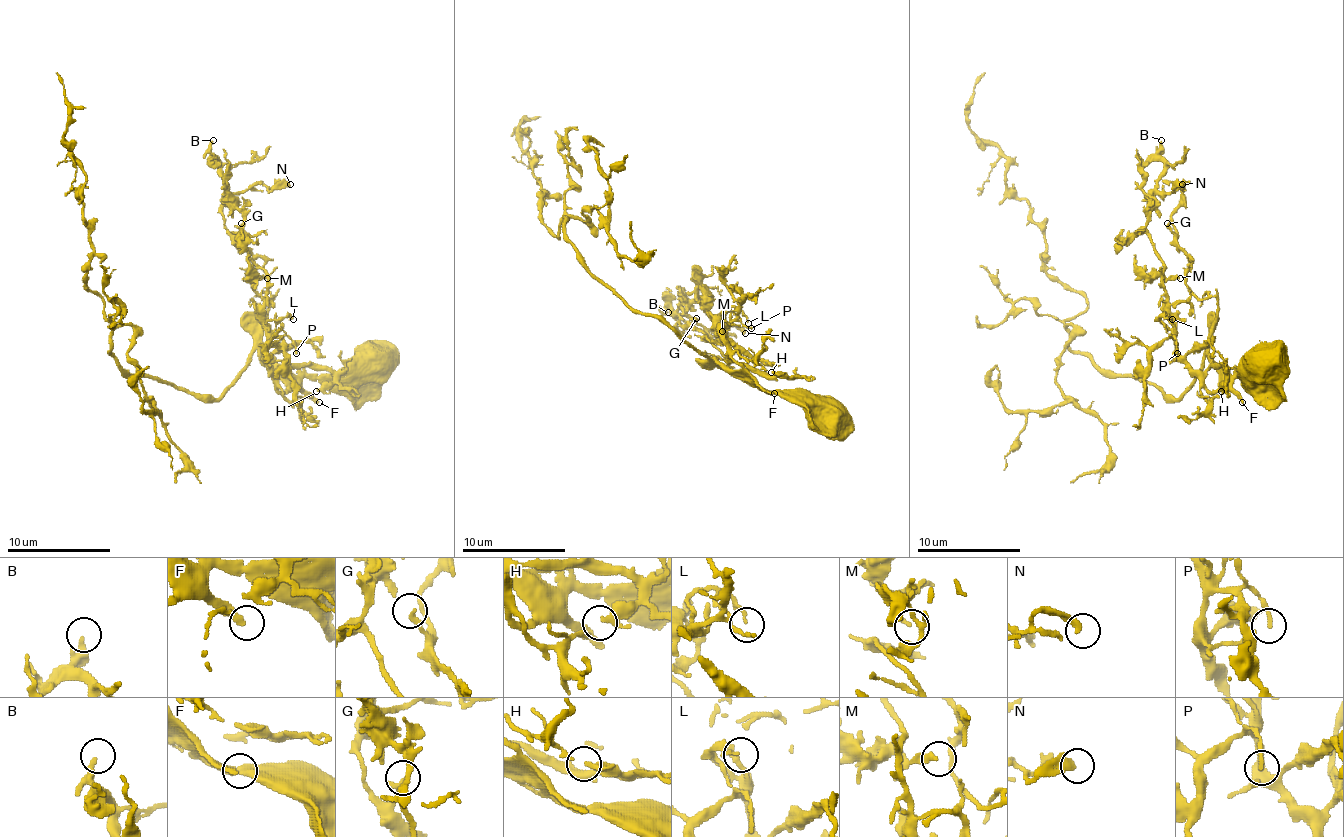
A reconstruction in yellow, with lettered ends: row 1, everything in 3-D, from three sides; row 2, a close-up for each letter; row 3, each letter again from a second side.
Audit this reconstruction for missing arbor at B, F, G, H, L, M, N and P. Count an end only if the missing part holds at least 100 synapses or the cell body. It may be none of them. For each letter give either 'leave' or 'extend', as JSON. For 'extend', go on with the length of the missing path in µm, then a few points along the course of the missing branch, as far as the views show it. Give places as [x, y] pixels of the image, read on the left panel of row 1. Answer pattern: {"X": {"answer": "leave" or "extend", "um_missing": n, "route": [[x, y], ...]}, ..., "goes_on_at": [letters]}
{"B": {"answer": "leave"}, "F": {"answer": "extend", "um_missing": 60}, "G": {"answer": "leave"}, "H": {"answer": "leave"}, "L": {"answer": "leave"}, "M": {"answer": "leave"}, "N": {"answer": "leave"}, "P": {"answer": "leave"}, "goes_on_at": ["F"]}

